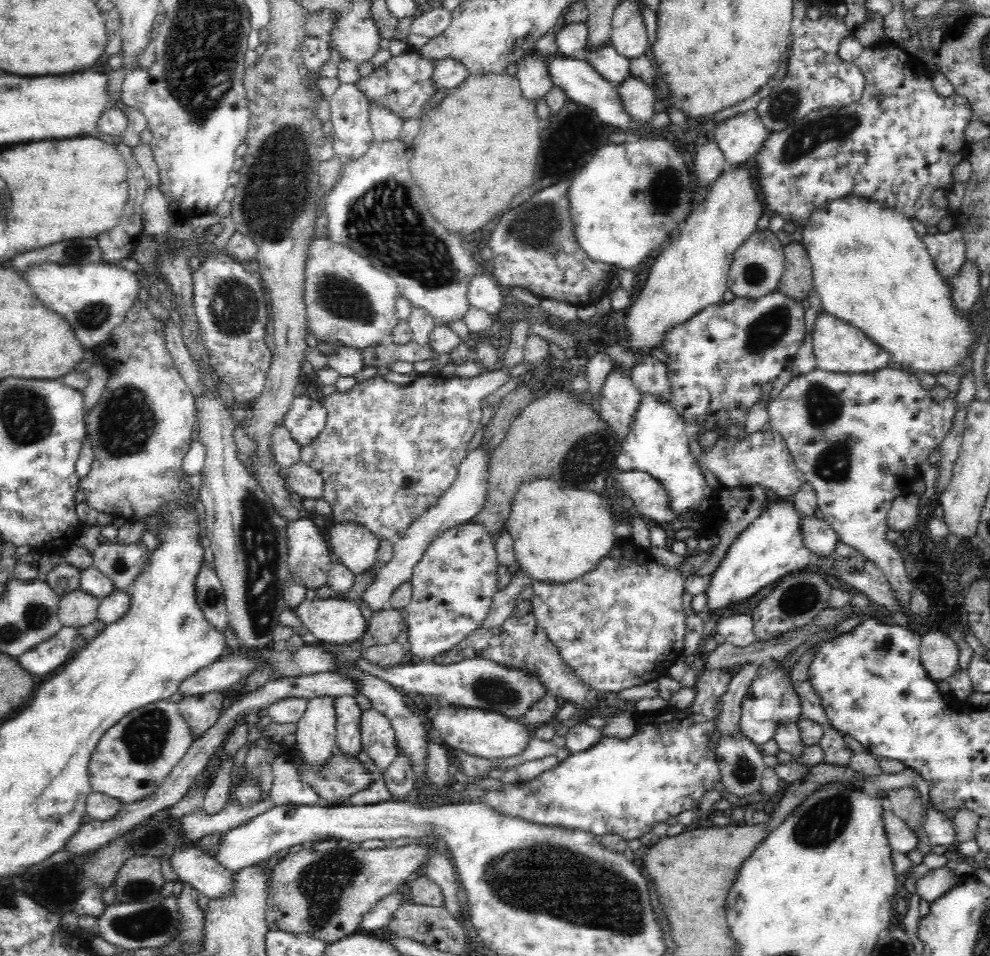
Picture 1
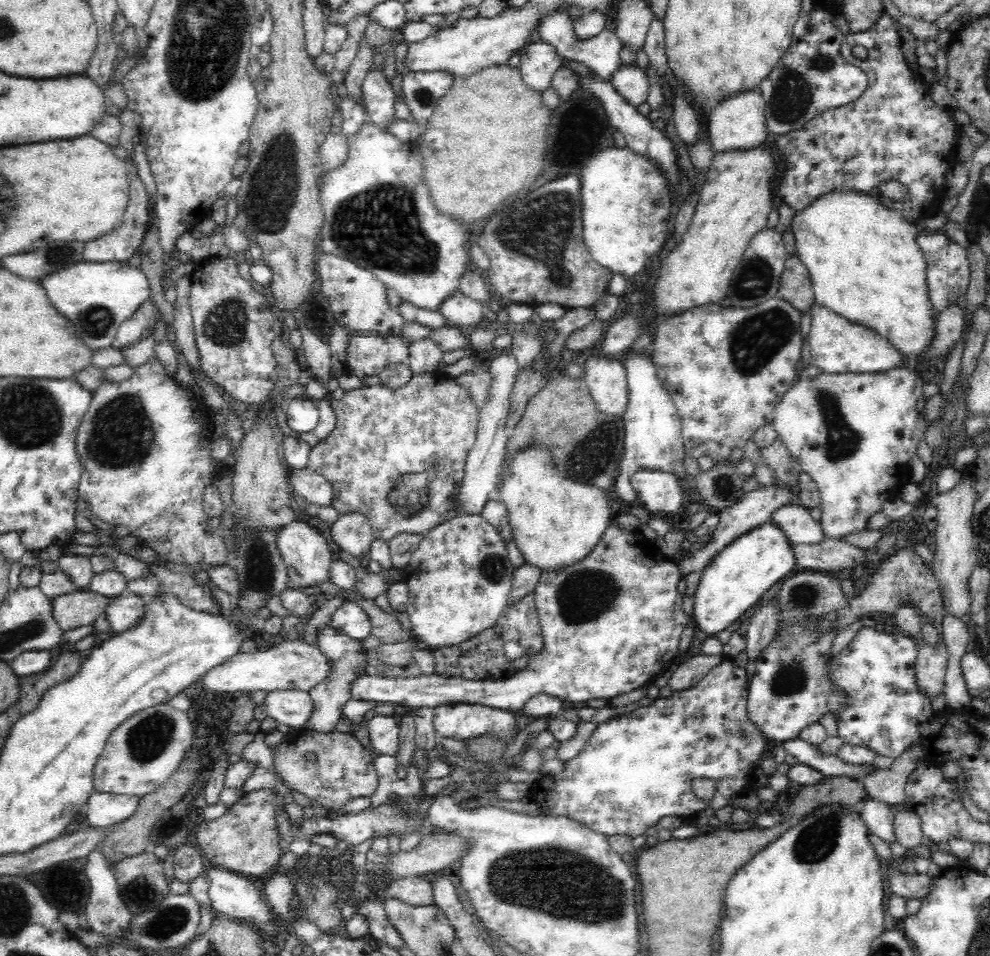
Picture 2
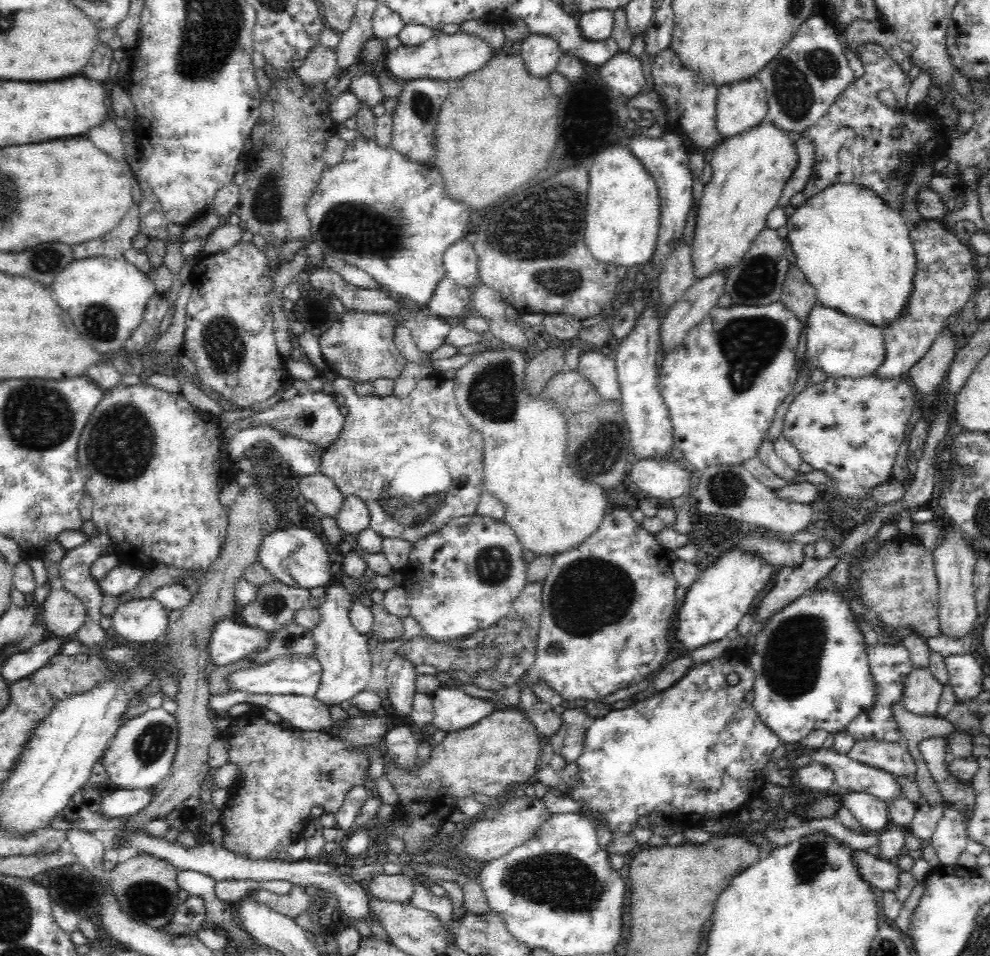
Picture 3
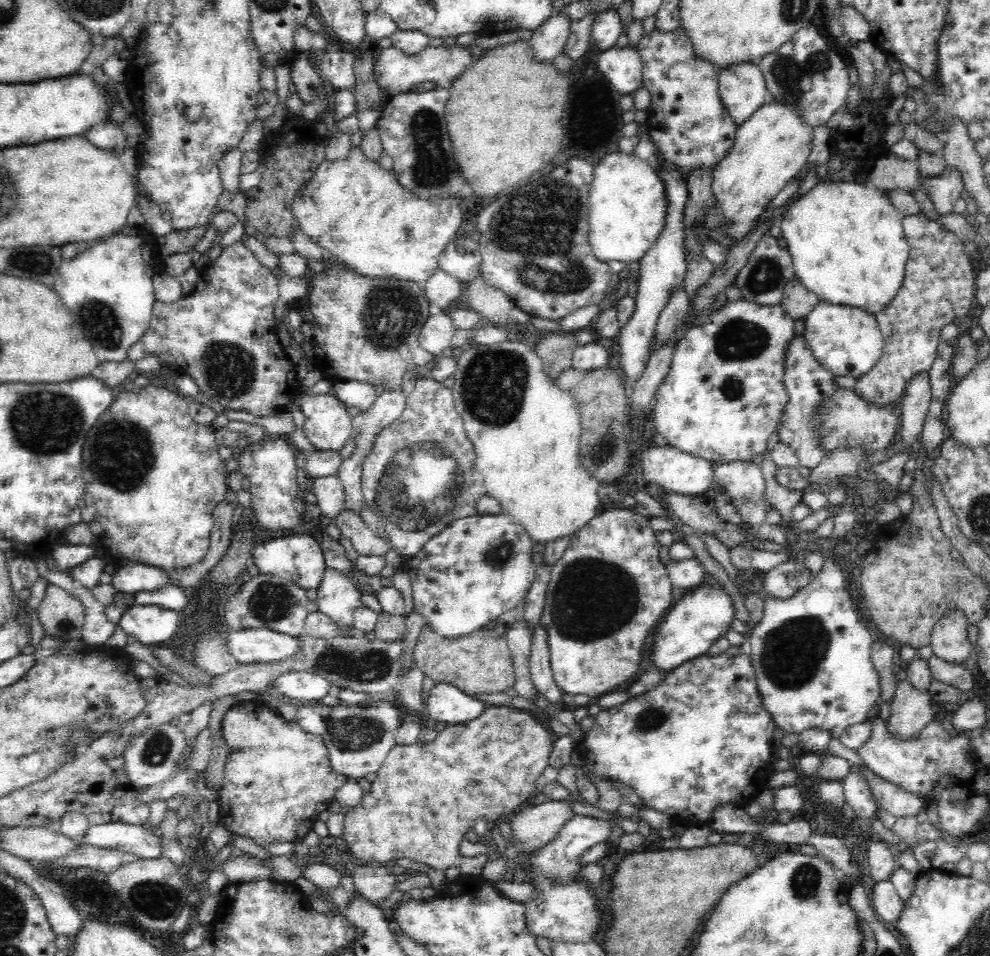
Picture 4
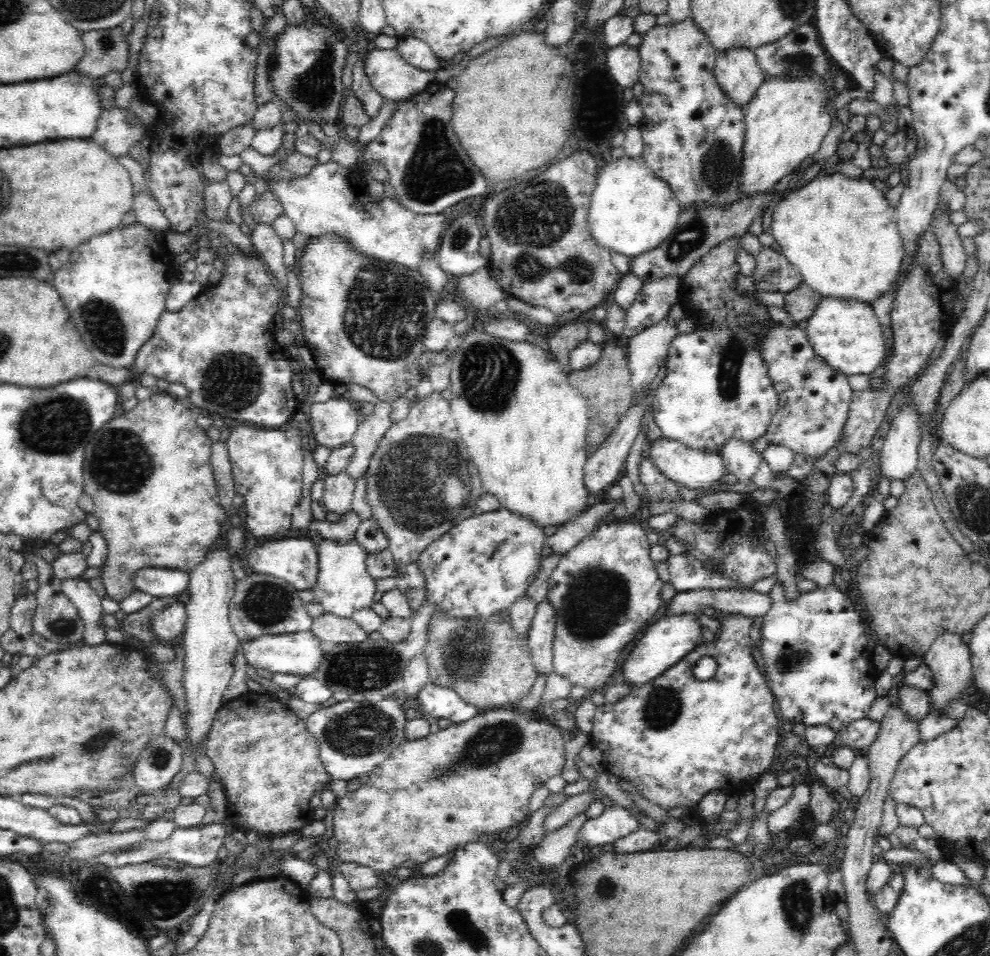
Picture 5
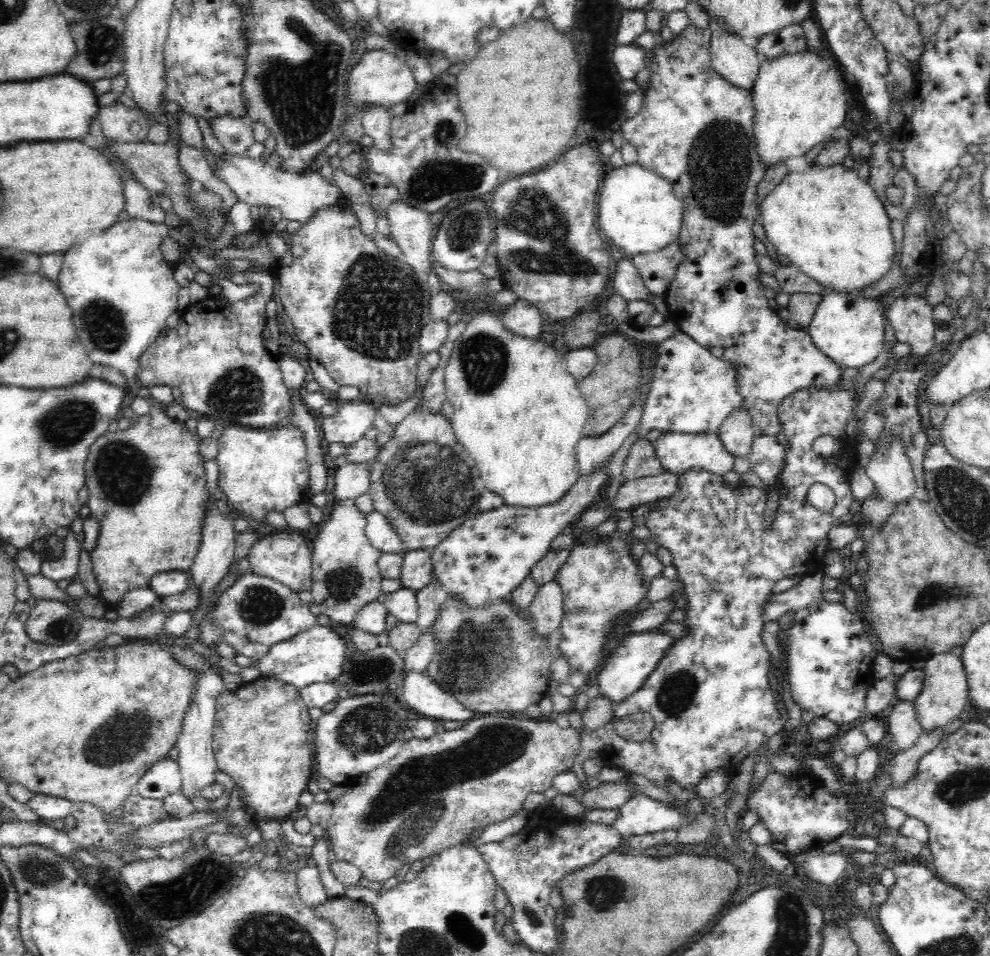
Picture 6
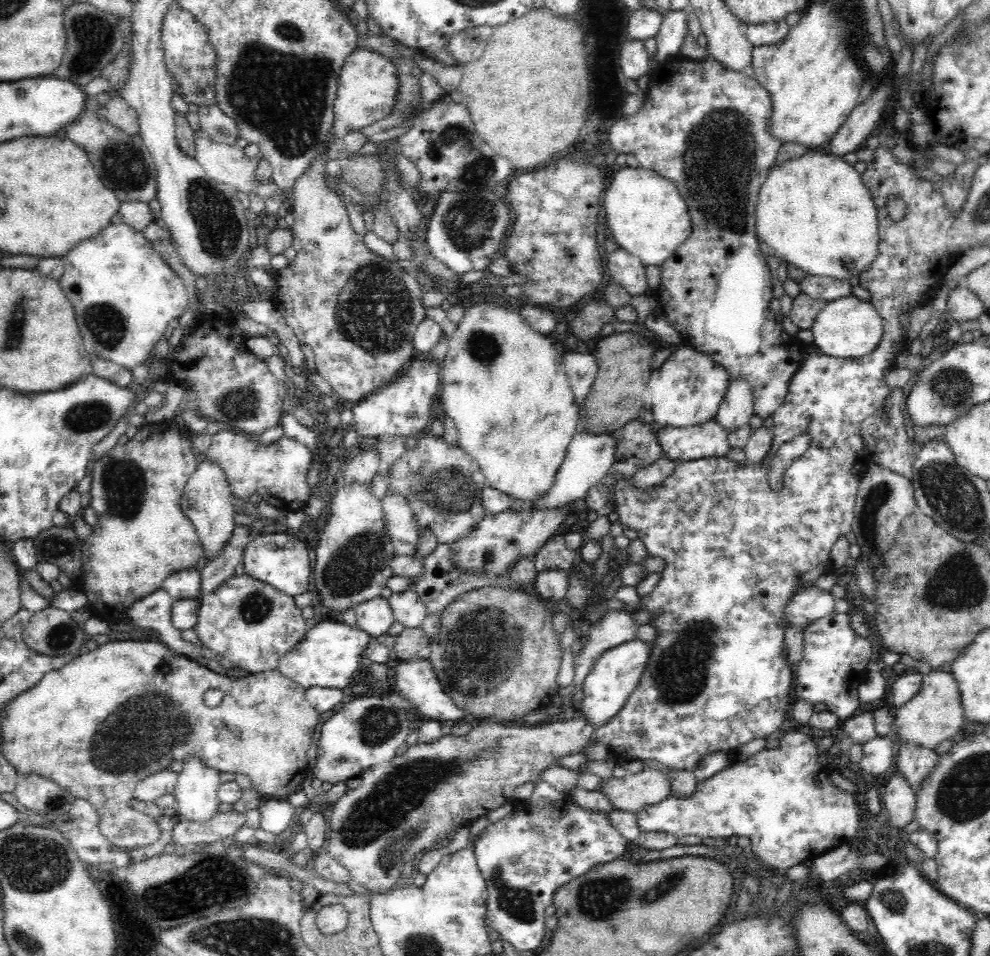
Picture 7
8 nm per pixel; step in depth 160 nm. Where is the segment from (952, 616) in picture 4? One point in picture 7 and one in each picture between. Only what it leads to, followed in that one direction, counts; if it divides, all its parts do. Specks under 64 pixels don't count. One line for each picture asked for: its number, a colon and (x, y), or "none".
5: (948, 658)
6: (944, 693)
7: (935, 714)

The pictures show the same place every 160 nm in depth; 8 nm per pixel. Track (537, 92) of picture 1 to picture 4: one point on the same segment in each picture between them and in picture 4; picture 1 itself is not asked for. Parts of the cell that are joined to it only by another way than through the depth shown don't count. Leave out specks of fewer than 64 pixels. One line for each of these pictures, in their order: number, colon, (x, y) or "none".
2: (539, 61)
3: (541, 54)
4: (548, 40)

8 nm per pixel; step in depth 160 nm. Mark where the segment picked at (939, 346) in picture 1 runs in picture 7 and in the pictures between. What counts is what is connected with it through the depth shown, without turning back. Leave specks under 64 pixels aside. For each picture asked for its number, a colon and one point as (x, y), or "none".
2: (864, 264)
3: (855, 250)
4: (846, 240)
5: (839, 232)
6: (828, 222)
7: (814, 211)

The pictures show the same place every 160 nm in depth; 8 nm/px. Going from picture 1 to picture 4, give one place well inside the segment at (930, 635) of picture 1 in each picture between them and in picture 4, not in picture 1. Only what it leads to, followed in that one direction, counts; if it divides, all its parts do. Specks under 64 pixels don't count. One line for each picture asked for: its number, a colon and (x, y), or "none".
2: (930, 668)
3: (921, 692)
4: (910, 710)

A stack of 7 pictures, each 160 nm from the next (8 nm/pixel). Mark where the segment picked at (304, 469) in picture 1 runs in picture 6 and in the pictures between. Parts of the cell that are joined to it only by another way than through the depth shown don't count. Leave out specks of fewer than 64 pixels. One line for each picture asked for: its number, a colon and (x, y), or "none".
2: (314, 488)
3: (319, 489)
4: (329, 491)
5: (337, 496)
6: (352, 480)

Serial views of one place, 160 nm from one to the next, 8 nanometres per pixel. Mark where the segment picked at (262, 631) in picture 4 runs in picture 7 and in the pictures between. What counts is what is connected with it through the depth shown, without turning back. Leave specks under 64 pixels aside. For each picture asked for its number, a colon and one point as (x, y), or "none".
5: (300, 654)
6: (316, 655)
7: (328, 654)

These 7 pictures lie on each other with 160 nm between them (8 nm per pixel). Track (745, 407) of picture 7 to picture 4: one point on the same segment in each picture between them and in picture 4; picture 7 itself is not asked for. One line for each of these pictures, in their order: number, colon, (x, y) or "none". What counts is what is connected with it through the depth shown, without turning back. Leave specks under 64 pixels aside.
4: (743, 481)
5: (740, 458)
6: (736, 433)

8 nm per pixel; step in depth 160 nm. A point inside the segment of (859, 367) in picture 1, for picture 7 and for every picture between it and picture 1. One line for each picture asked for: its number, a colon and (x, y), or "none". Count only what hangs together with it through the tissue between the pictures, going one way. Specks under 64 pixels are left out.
2: (837, 345)
3: (841, 346)
4: (847, 341)
5: (846, 333)
6: (850, 329)
7: (849, 327)

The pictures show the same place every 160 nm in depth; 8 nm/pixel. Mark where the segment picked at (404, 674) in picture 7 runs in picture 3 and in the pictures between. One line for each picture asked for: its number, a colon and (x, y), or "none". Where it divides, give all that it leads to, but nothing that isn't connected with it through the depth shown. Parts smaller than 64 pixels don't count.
3: (453, 709)
4: (446, 703)
5: (438, 701)
6: (420, 691)

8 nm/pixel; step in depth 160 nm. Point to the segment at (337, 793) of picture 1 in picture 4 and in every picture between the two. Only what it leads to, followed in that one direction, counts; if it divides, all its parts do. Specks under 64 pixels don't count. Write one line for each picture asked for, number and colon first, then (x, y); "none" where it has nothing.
2: (332, 768)
3: (282, 773)
4: (276, 771)

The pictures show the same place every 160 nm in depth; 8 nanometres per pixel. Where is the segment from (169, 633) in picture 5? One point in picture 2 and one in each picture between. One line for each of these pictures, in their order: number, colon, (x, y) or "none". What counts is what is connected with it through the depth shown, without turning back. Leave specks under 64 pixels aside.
2: (124, 612)
3: (141, 620)
4: (150, 625)

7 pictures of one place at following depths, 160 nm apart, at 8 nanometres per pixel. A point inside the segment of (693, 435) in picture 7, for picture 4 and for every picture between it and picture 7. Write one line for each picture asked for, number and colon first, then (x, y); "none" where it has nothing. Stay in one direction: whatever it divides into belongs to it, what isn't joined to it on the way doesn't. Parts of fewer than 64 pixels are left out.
4: (670, 468)
5: (690, 468)
6: (678, 453)

